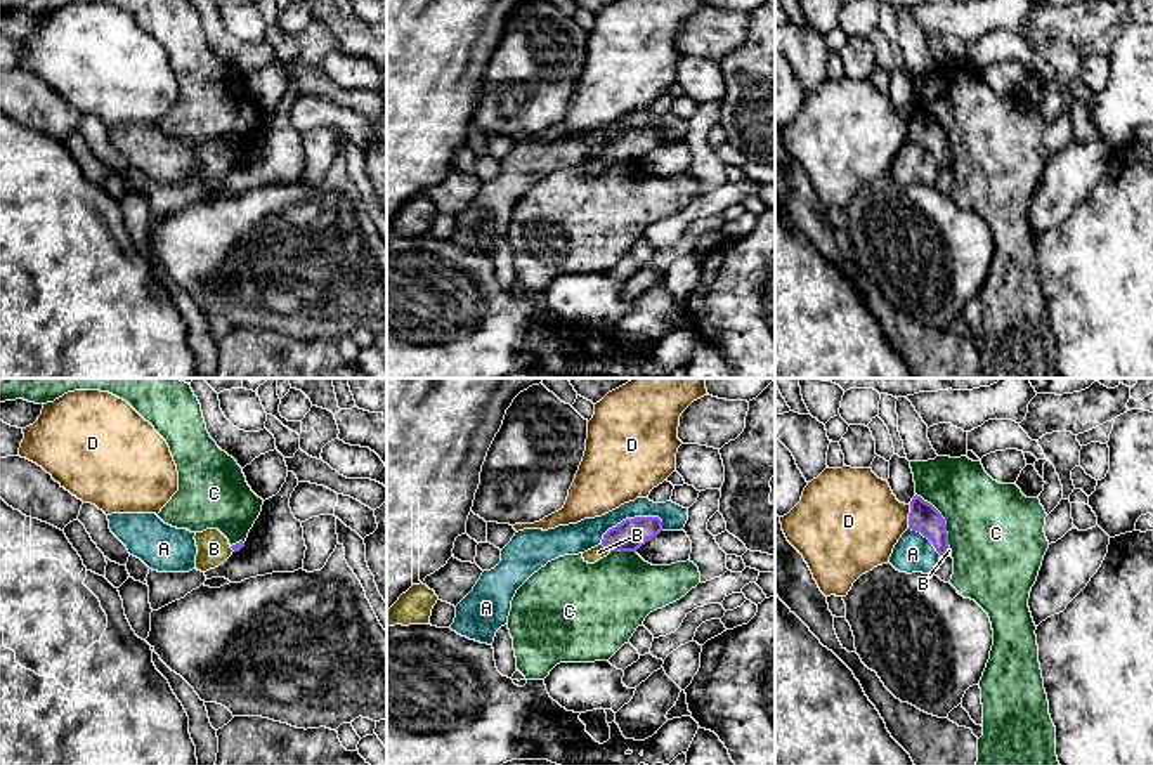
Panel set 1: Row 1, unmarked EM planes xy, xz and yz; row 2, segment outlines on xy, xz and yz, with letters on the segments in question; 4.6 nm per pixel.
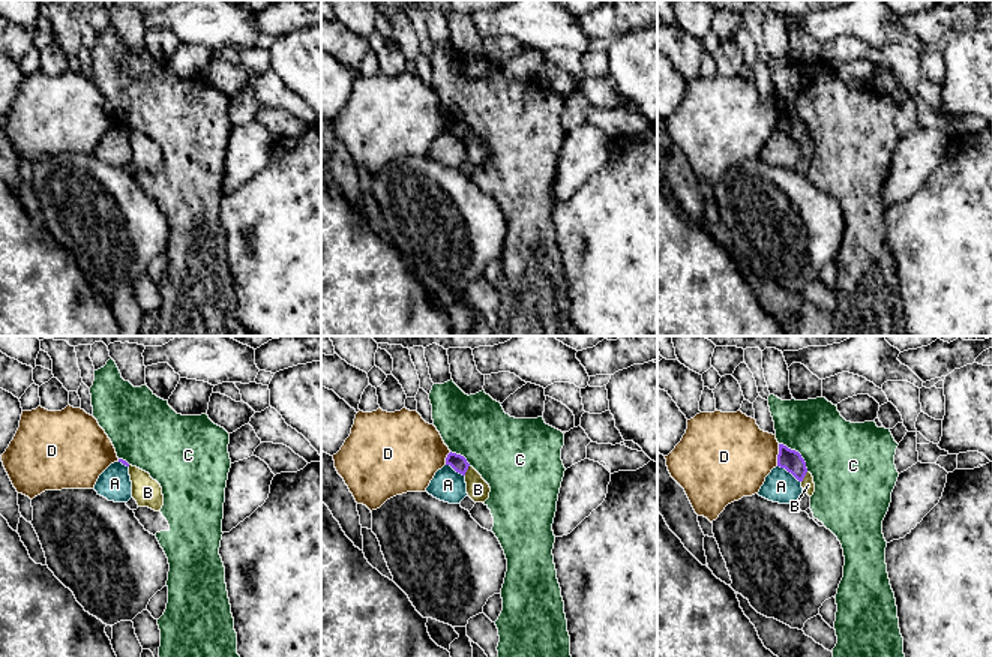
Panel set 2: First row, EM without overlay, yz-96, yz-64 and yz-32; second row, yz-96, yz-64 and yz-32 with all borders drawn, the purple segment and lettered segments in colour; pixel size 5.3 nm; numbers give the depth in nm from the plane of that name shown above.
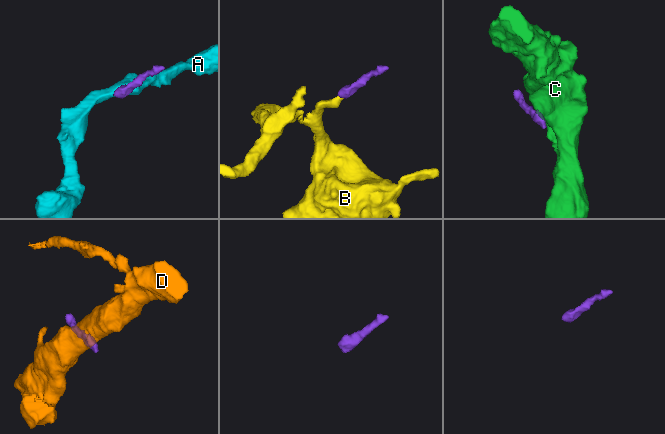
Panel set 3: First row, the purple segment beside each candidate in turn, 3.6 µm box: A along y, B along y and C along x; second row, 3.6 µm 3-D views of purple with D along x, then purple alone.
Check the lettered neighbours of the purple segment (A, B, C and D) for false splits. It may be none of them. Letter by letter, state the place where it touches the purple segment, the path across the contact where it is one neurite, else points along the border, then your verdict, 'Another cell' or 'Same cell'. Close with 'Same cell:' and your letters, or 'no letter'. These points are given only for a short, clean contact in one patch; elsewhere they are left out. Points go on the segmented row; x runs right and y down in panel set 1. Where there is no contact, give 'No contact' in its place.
A: Touches purple at xz (628, 519). Boundary: xz (663, 521), (657, 517), (626, 517), (612, 526), (600, 543). Another cell
B: Touches purple at xz (607, 547). Path across: xz (630, 535), (614, 540), (607, 547), (599, 552). Same cell
C: Touches purple at yz (944, 519). Boundary: yz (916, 493), (944, 519), (951, 547). Another cell
D: Touches purple at yz (909, 517). Boundary: yz (911, 505), (907, 528). Another cell
Same cell: B

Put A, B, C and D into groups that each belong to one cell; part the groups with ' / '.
A / B / C / D

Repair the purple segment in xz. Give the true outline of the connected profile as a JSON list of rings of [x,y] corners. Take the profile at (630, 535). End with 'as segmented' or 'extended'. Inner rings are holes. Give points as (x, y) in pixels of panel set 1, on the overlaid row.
[[[659,517],[626,519],[603,534],[598,546],[583,553],[584,562],[595,564],[610,552],[636,552],[642,545],[655,538],[662,531]]]; extended

